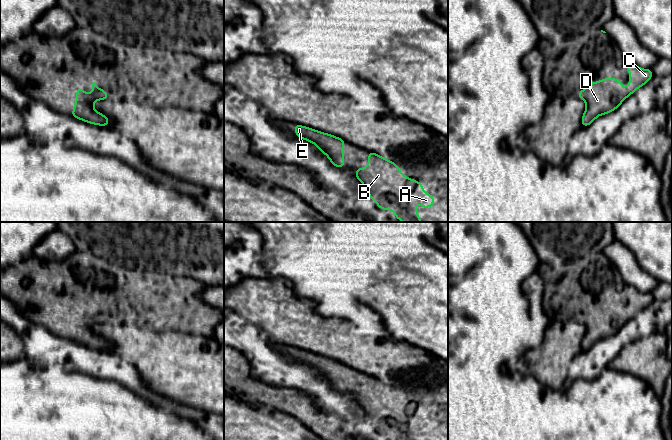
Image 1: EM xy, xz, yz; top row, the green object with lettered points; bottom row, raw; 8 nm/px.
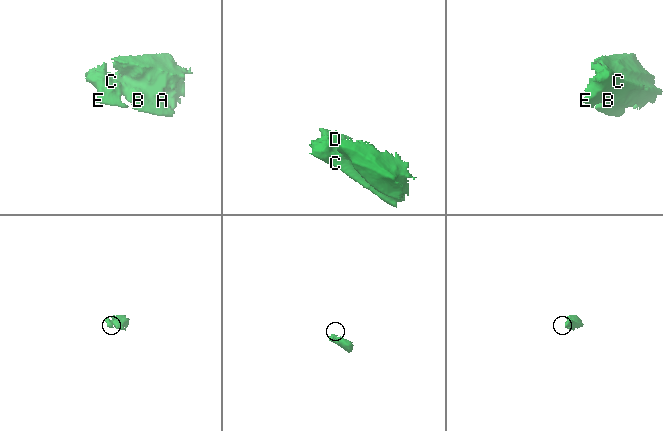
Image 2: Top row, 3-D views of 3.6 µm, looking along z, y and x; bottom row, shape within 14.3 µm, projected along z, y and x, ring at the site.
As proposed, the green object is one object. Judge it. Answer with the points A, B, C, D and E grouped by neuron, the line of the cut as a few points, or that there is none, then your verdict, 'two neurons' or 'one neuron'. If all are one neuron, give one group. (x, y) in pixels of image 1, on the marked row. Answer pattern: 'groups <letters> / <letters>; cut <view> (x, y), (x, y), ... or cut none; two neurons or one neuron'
groups A B C D E; cut none; one neuron

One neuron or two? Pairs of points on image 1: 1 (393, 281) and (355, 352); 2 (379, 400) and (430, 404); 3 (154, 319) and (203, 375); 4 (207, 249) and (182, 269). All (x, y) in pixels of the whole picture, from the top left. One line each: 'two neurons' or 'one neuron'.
1: two neurons
2: one neuron
3: two neurons
4: one neuron

